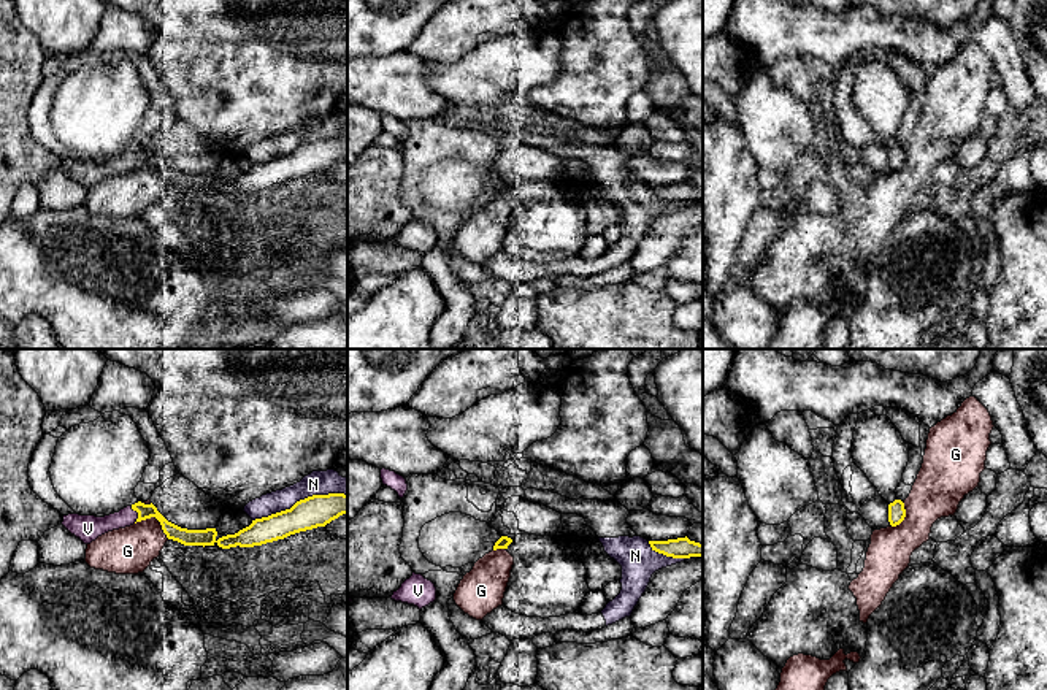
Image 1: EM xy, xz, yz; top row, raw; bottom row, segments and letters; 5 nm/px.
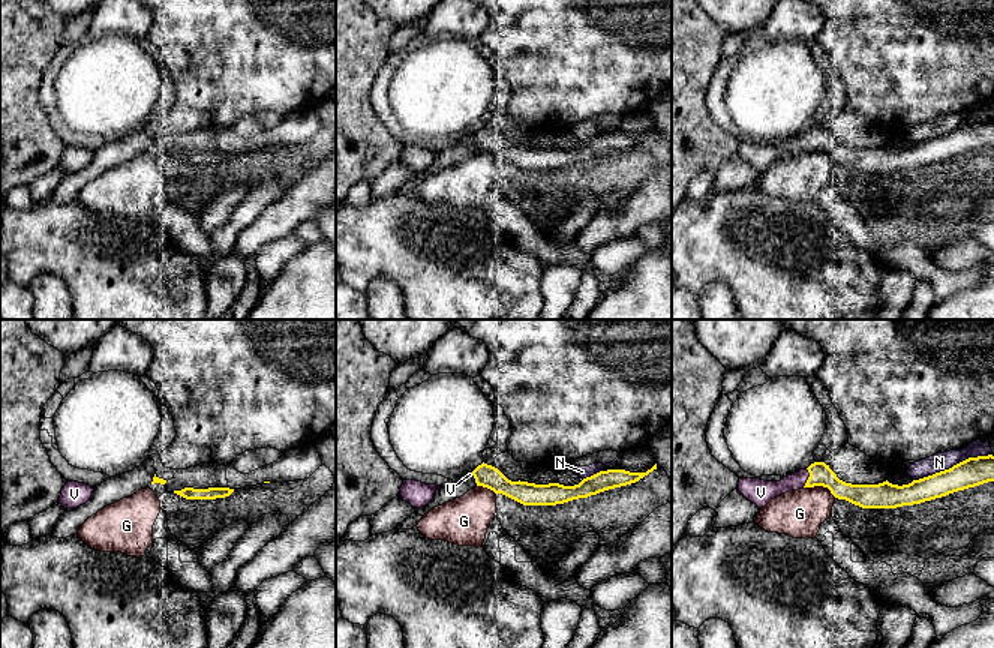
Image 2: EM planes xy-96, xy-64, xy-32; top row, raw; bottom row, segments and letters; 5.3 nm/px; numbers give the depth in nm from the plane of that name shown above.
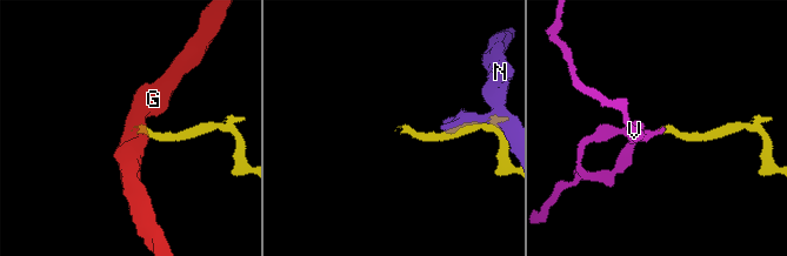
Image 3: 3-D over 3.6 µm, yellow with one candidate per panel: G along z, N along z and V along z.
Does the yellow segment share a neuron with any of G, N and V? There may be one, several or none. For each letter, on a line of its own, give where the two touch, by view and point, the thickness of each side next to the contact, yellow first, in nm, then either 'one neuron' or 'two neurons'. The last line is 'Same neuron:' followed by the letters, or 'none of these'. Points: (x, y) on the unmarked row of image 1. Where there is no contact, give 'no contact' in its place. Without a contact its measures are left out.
G: xy (156, 162) | 80/240 nm | two neurons
N: xy (300, 145) | 160/130 nm | two neurons
V: xy (138, 159) | 80/120 nm | one neuron
Same neuron: V

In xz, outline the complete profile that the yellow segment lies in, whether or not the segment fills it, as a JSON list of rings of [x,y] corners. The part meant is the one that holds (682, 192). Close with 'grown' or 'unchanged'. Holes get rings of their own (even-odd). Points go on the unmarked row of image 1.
[[[685,182],[668,186],[649,186],[652,195],[673,203],[703,201],[703,189]]]; unchanged

